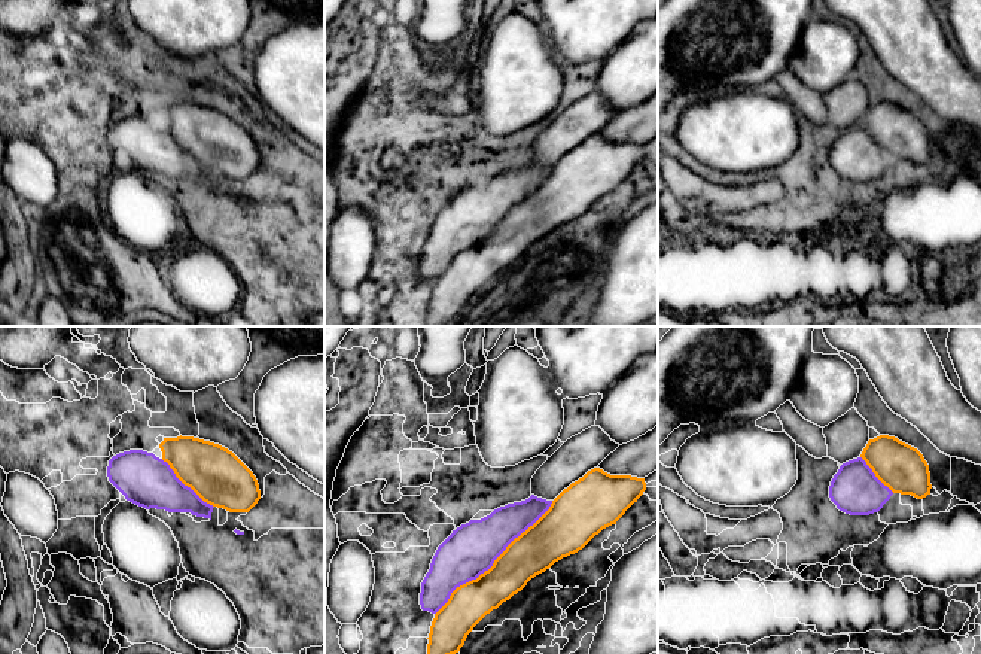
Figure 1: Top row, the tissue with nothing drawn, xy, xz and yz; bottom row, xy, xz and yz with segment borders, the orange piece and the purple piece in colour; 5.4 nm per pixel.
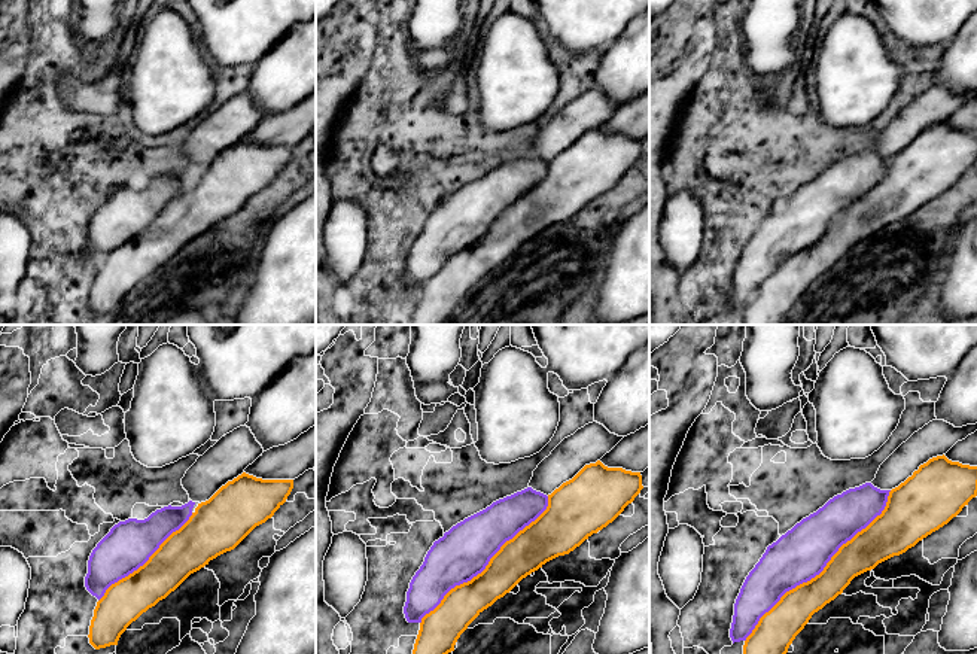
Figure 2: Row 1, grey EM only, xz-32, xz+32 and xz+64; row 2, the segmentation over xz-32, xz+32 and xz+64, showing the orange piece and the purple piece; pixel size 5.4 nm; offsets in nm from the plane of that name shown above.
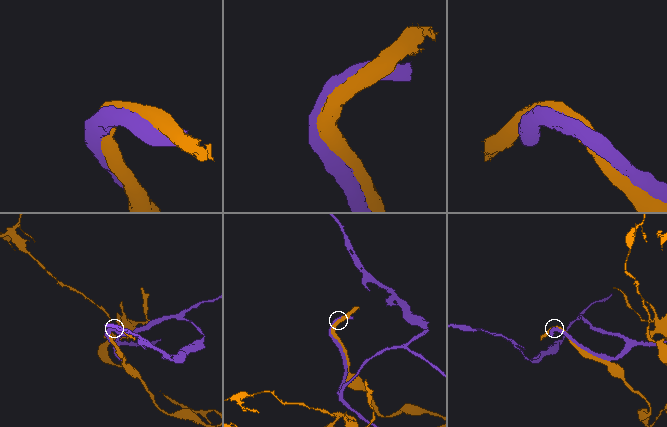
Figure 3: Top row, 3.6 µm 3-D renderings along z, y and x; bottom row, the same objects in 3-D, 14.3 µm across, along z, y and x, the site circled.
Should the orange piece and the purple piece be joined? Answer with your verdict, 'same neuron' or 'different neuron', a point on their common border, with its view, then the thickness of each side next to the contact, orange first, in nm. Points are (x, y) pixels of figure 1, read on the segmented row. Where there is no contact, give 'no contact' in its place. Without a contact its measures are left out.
same neuron; meets orange in xz at (494, 562); 240 nm thick on the orange side, 280 nm on the other

